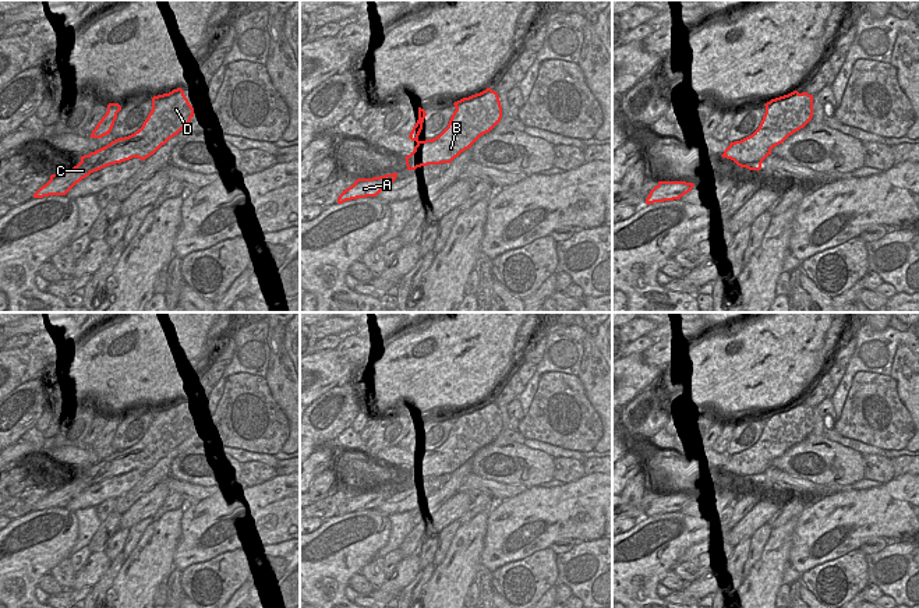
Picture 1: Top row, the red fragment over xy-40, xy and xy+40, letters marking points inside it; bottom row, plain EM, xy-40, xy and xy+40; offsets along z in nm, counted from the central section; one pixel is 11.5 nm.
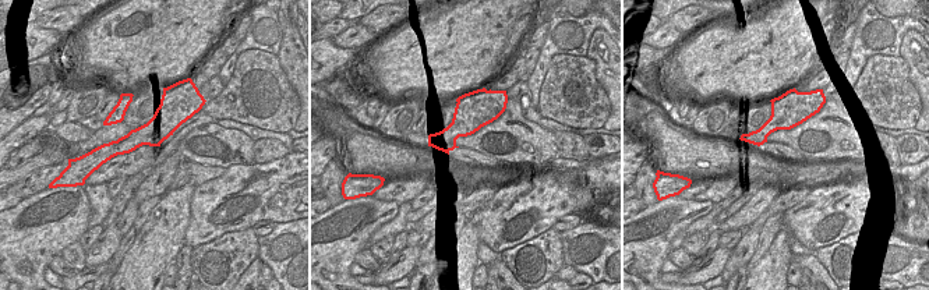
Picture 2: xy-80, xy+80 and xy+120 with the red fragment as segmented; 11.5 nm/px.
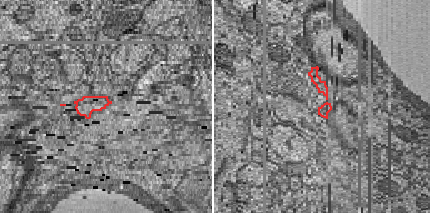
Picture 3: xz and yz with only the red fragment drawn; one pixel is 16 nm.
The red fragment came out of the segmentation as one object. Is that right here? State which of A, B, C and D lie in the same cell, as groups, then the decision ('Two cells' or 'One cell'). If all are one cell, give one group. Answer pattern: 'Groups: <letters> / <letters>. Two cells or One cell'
Groups: A B C D. One cell.

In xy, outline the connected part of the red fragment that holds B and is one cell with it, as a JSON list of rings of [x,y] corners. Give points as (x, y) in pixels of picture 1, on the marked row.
[[[491,88],[463,98],[453,105],[456,110],[448,127],[438,137],[425,141],[420,141],[418,135],[427,113],[418,107],[418,120],[409,135],[417,145],[404,158],[407,170],[416,170],[428,165],[450,163],[462,152],[471,148],[481,135],[489,132],[502,119],[499,96]]]

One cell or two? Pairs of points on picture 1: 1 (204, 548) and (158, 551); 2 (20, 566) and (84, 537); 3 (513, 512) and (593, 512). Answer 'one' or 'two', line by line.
1: two
2: two
3: one

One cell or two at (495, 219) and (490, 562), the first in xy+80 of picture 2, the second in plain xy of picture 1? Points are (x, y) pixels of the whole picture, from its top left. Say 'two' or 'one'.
one

